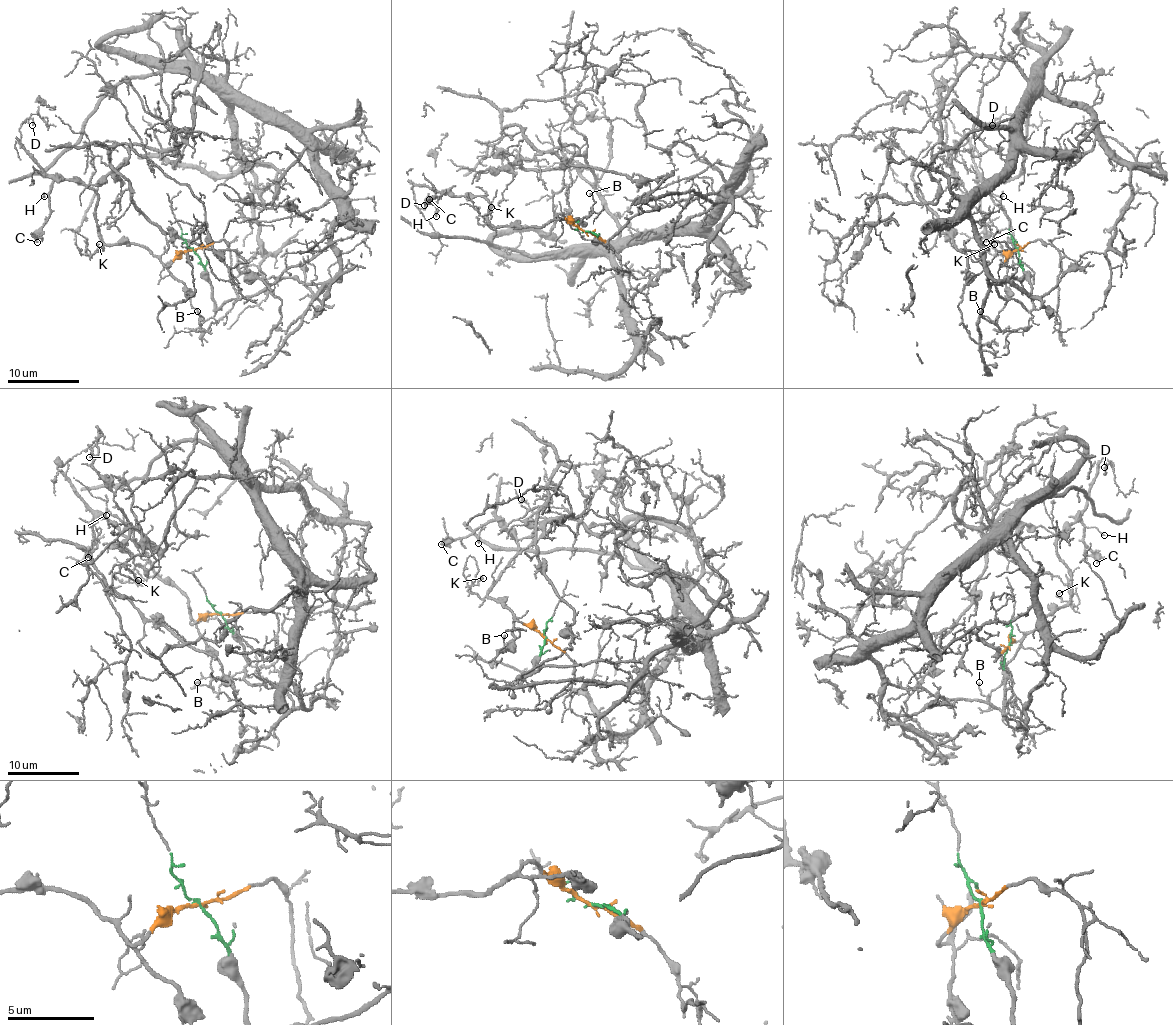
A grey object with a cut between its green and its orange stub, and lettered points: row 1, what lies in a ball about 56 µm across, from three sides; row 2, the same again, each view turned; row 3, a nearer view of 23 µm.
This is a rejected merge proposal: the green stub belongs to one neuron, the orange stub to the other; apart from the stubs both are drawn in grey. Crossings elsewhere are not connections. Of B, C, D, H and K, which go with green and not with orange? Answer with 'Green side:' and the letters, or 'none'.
Green side: none

